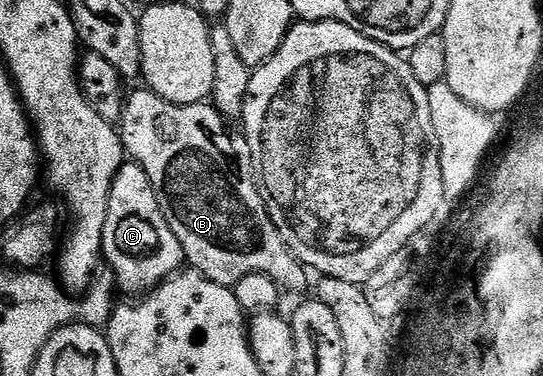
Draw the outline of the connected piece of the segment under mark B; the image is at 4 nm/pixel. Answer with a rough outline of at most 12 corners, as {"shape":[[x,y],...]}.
{"shape":[[126,96],[184,260],[305,290],[246,135],[210,102]]}

